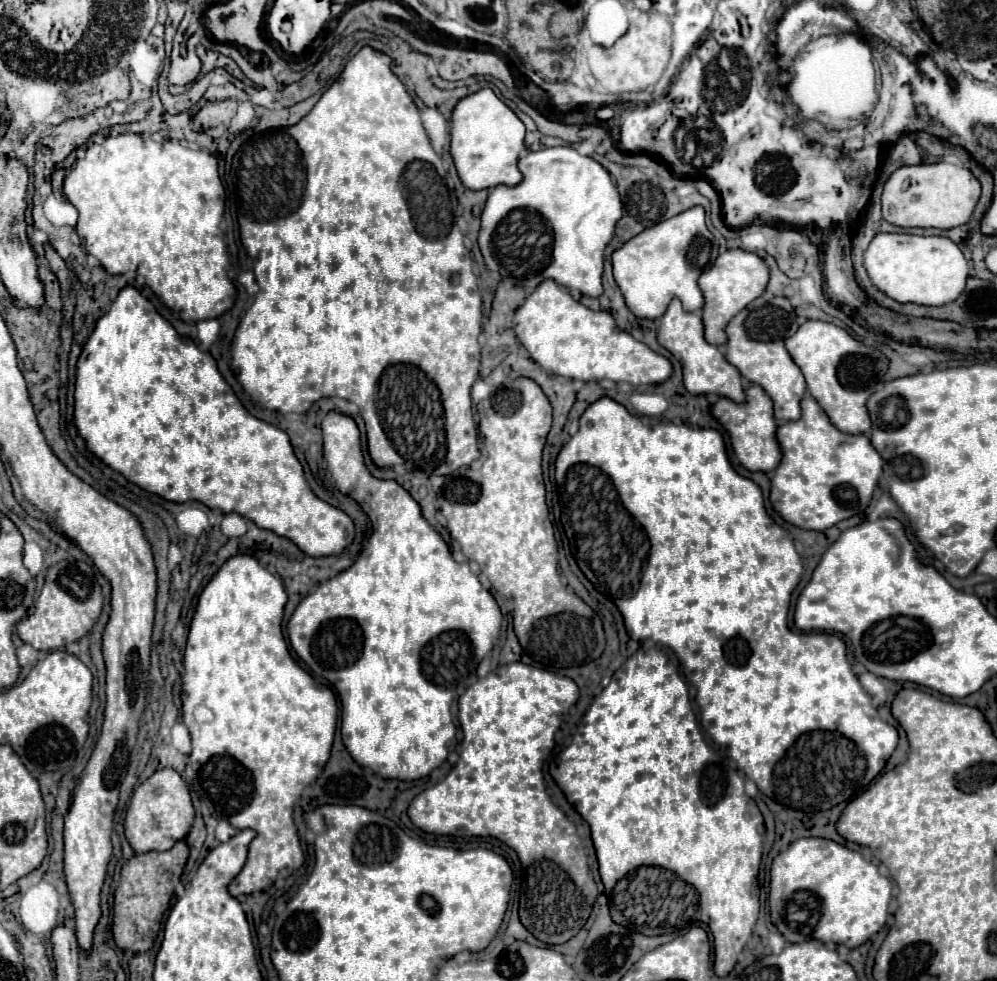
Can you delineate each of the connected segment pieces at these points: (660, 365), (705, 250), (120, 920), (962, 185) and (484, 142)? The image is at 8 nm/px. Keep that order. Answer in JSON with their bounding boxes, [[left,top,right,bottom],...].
[[514,280,672,386],[612,206,714,320],[112,842,188,952],[882,162,980,228],[450,88,524,190]]

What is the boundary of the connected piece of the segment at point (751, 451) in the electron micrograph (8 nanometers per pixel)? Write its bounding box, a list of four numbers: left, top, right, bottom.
[710,384,780,472]

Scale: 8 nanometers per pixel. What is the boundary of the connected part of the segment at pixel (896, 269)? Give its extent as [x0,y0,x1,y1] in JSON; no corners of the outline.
[864,232,970,306]

